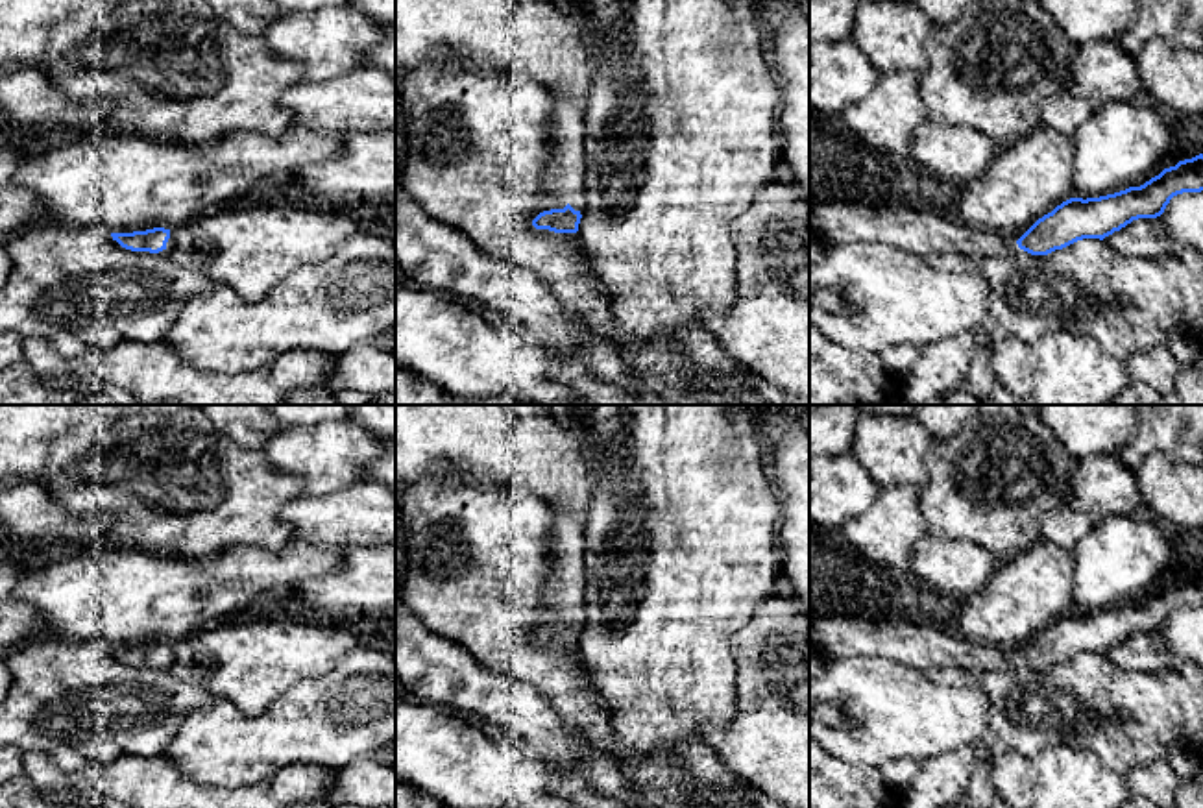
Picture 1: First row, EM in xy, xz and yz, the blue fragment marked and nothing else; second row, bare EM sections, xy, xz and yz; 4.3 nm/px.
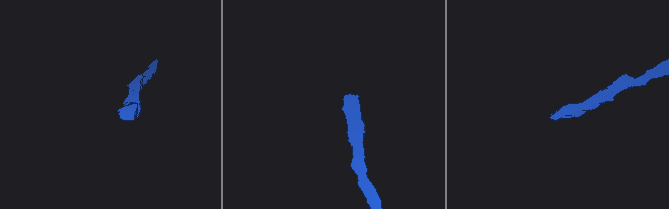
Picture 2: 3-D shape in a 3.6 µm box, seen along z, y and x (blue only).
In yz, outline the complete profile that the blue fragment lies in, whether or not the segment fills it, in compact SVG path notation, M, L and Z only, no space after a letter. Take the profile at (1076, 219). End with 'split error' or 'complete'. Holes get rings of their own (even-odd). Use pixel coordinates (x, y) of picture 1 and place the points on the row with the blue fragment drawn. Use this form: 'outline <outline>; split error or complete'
outline M1203 153L1164 168L1140 187L1100 198L1070 198L1018 240L965 226L946 211L922 211L907 203L822 202L809 207L809 229L830 248L880 242L920 257L1007 257L1016 248L1048 255L1083 239L1103 240L1133 220L1157 218L1173 196L1201 190Z; split error

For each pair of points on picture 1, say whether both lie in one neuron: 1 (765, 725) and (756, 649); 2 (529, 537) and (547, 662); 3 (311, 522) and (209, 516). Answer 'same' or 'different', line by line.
1: same
2: same
3: different

